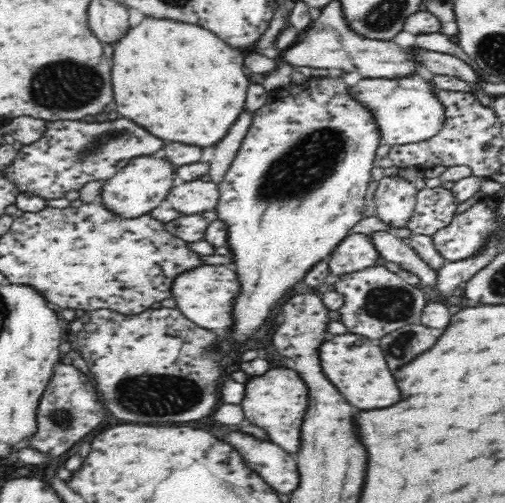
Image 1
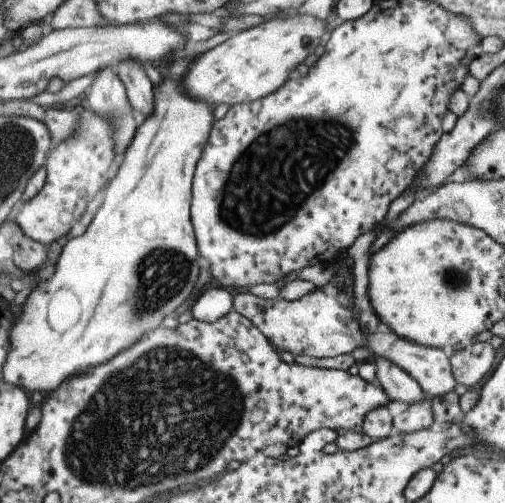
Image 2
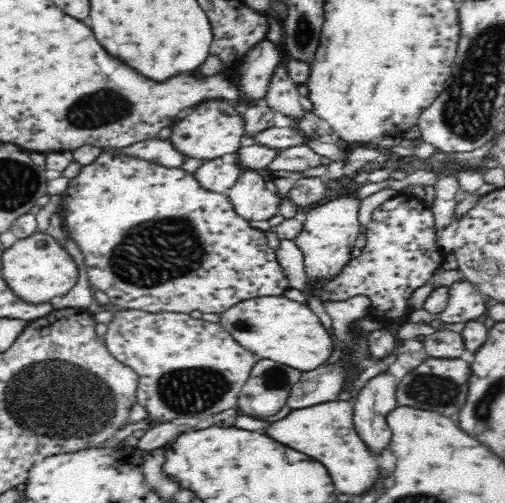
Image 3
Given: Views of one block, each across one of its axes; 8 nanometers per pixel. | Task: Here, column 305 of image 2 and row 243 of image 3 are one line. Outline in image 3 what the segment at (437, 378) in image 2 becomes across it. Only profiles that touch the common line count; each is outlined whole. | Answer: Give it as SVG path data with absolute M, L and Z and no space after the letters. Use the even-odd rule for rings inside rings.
M354 193L347 197L331 200L320 206L317 204L313 206L307 213L306 220L304 220L303 232L293 240L303 254L310 292L322 303L332 302L332 299L326 296L326 289L322 289L324 280L332 280L344 270L344 266L352 258L352 250L354 250L354 244L358 240L357 212L360 203L353 196Z

